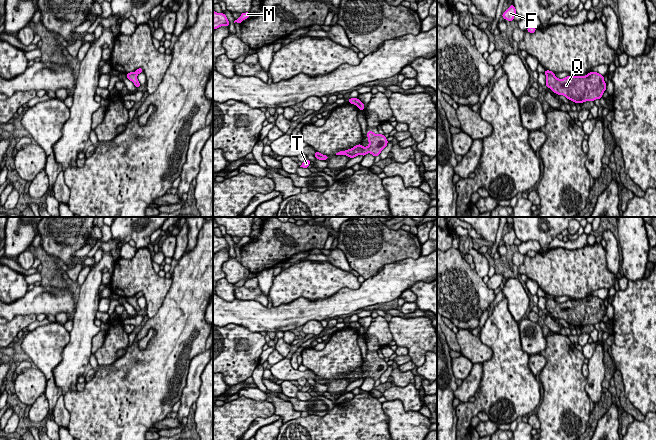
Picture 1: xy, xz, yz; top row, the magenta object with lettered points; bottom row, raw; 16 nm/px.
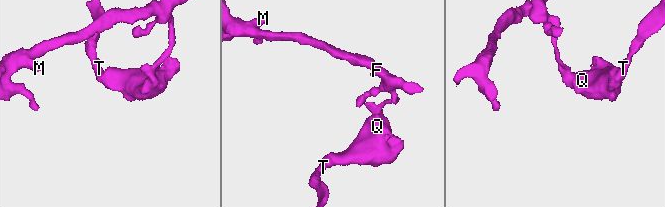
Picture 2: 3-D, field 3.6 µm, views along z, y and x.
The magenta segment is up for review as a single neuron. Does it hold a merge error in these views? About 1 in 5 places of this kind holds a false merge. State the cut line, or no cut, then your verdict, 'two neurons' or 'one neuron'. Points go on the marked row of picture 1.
cut in yz along (545, 71), (554, 75); two neurons

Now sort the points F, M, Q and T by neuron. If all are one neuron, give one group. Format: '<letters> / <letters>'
F M / Q T

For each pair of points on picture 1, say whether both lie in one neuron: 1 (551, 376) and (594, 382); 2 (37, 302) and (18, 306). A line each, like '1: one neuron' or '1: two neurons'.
1: two neurons
2: one neuron

